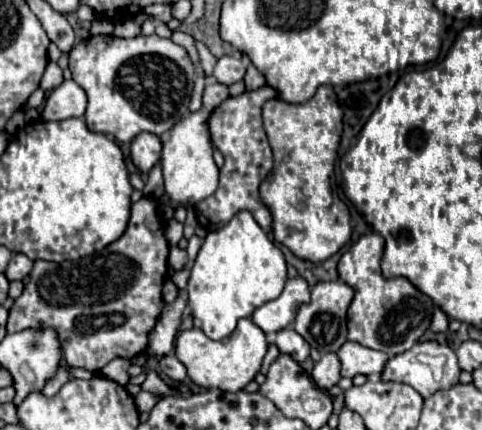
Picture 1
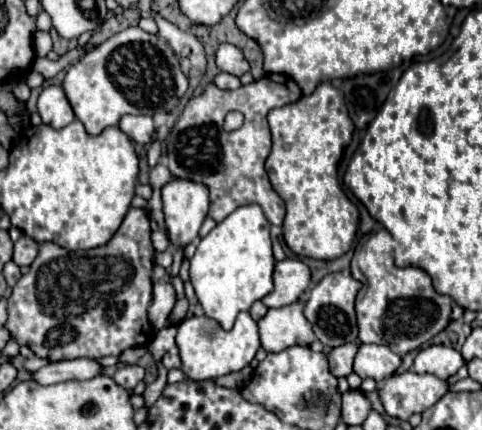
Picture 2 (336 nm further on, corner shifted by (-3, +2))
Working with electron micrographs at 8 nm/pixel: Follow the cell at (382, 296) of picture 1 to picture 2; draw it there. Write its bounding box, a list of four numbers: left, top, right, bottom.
[351,226,453,356]

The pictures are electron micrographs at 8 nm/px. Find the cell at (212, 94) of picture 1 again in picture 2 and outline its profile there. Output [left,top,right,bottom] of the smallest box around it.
[213,72,241,90]

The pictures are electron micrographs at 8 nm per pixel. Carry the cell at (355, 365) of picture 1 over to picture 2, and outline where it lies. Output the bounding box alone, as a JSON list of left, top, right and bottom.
[353,344,401,382]

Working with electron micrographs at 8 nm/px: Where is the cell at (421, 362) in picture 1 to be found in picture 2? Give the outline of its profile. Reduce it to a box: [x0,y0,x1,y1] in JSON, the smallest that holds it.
[411,344,465,380]

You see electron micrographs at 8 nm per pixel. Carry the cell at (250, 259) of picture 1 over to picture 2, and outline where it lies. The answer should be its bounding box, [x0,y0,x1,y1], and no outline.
[189,204,275,330]

